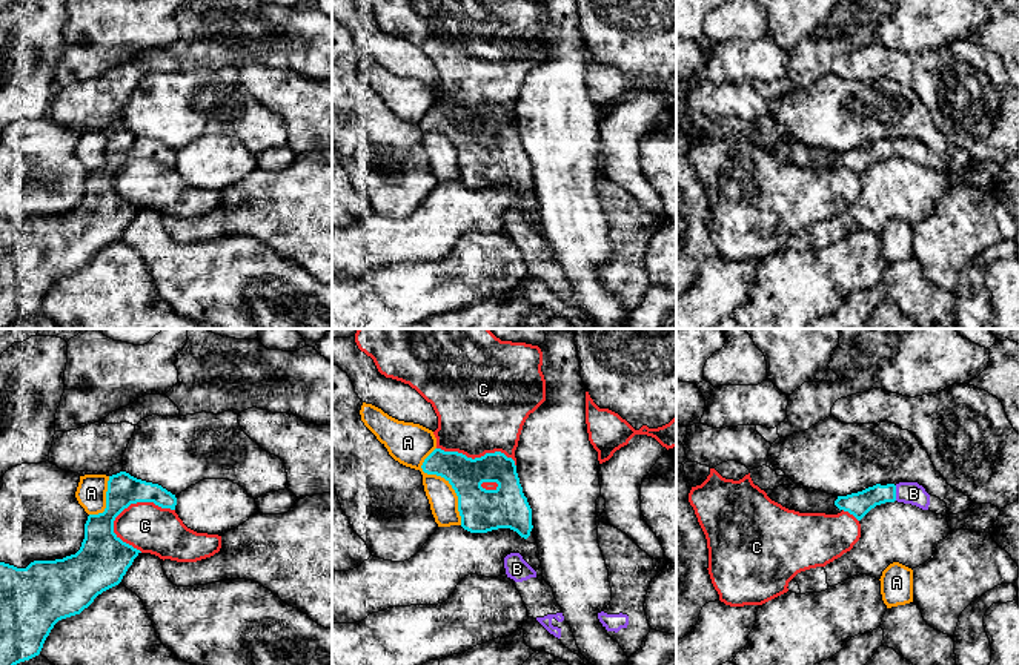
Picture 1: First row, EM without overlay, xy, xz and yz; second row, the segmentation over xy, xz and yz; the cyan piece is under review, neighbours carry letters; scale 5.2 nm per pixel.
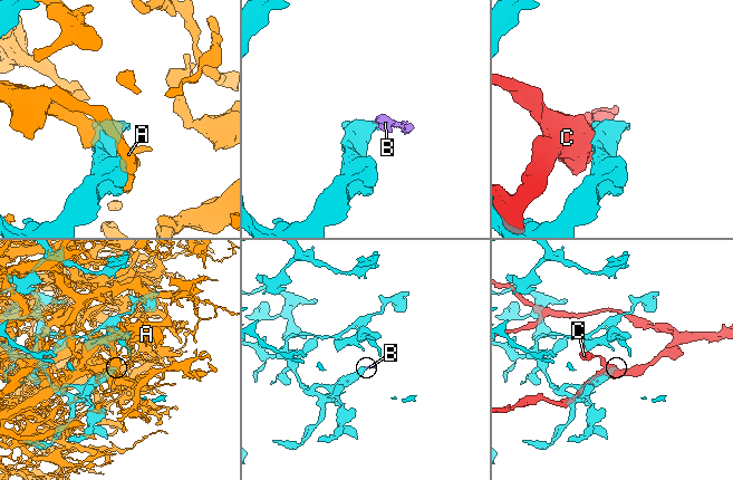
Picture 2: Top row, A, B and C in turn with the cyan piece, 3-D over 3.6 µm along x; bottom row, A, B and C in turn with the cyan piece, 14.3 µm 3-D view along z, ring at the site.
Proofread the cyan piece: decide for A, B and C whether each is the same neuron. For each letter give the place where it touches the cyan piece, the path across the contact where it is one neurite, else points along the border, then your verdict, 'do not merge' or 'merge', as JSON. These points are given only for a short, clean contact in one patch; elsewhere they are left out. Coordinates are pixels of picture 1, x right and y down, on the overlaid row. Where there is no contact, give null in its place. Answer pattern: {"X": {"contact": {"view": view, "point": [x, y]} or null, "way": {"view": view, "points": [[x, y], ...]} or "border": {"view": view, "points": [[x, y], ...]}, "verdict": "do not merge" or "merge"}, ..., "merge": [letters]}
{"A": {"contact": {"view": "xz", "point": [444, 478]}, "verdict": "do not merge"}, "B": {"contact": {"view": "yz", "point": [895, 493]}, "way": {"view": "yz", "points": [[858, 504], [878, 493], [895, 493], [913, 493]]}, "verdict": "merge"}, "C": {"contact": {"view": "xy", "point": [137, 501]}, "verdict": "do not merge"}, "merge": ["B"]}

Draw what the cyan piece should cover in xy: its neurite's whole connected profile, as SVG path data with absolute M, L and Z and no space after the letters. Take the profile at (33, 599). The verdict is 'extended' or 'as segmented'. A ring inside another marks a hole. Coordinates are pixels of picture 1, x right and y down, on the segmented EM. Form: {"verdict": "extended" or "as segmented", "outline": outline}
{"verdict": "as segmented", "outline": "M120 471L109 476L105 511L88 516L85 539L75 554L55 561L34 561L26 568L0 562L0 665L17 665L38 656L58 620L80 614L98 594L121 582L141 551L114 533L114 521L137 502L154 502L161 508L175 510L177 498L158 484Z"}

